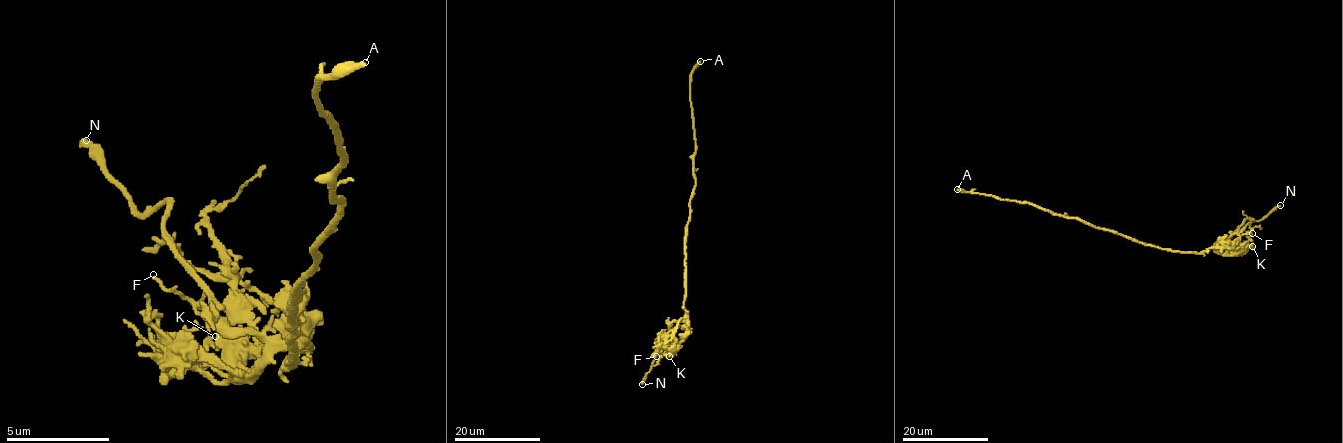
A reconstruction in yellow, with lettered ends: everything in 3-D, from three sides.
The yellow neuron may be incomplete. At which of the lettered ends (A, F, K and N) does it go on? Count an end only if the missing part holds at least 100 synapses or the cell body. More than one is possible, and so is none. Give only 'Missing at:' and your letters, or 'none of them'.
Missing at: N

